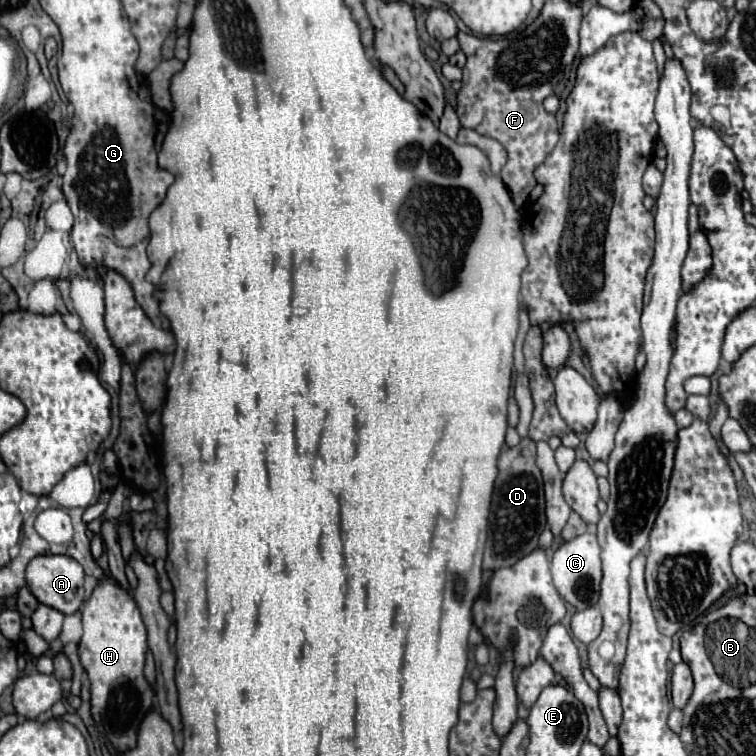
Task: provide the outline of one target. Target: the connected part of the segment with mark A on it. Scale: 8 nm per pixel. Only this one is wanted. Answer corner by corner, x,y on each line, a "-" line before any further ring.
41,555
41,557
31,559
27,565
25,579
27,579
31,593
35,595
35,599
39,603
49,605
49,607
61,611
63,615
73,615
83,603
85,573
83,573
83,567
67,555

